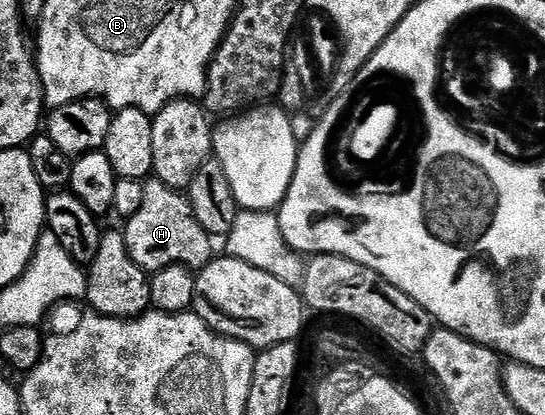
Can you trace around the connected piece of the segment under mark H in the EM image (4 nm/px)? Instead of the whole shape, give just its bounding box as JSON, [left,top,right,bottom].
[124,179,214,275]

